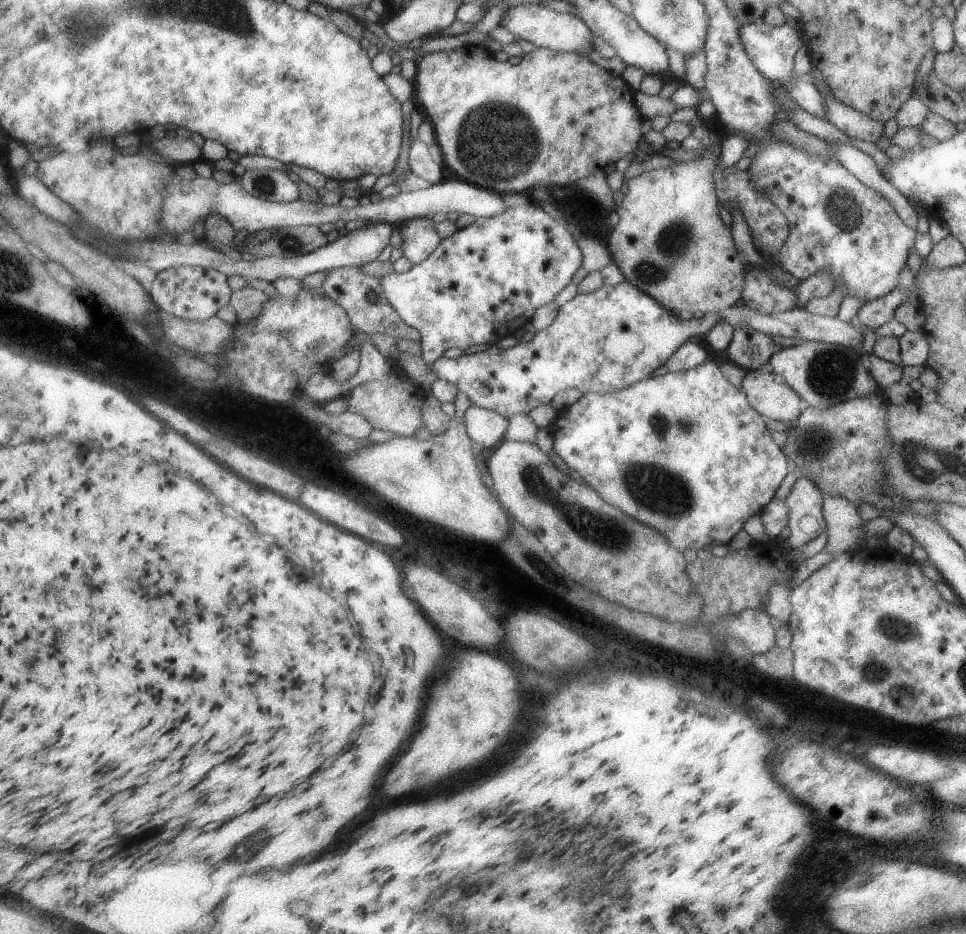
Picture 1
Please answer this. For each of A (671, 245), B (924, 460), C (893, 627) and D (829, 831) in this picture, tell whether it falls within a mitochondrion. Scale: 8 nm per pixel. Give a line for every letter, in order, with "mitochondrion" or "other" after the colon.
A: mitochondrion
B: mitochondrion
C: mitochondrion
D: other

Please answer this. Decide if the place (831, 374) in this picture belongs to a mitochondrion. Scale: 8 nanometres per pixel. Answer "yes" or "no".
yes

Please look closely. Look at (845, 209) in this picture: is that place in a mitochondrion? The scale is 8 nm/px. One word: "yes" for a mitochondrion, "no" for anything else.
yes

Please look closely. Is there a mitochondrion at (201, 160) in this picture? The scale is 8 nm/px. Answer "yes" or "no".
no

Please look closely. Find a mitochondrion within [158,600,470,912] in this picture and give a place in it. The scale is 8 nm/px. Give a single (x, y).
(249, 846)

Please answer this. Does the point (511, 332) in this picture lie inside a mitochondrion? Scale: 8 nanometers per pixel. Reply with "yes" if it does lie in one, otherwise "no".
no

